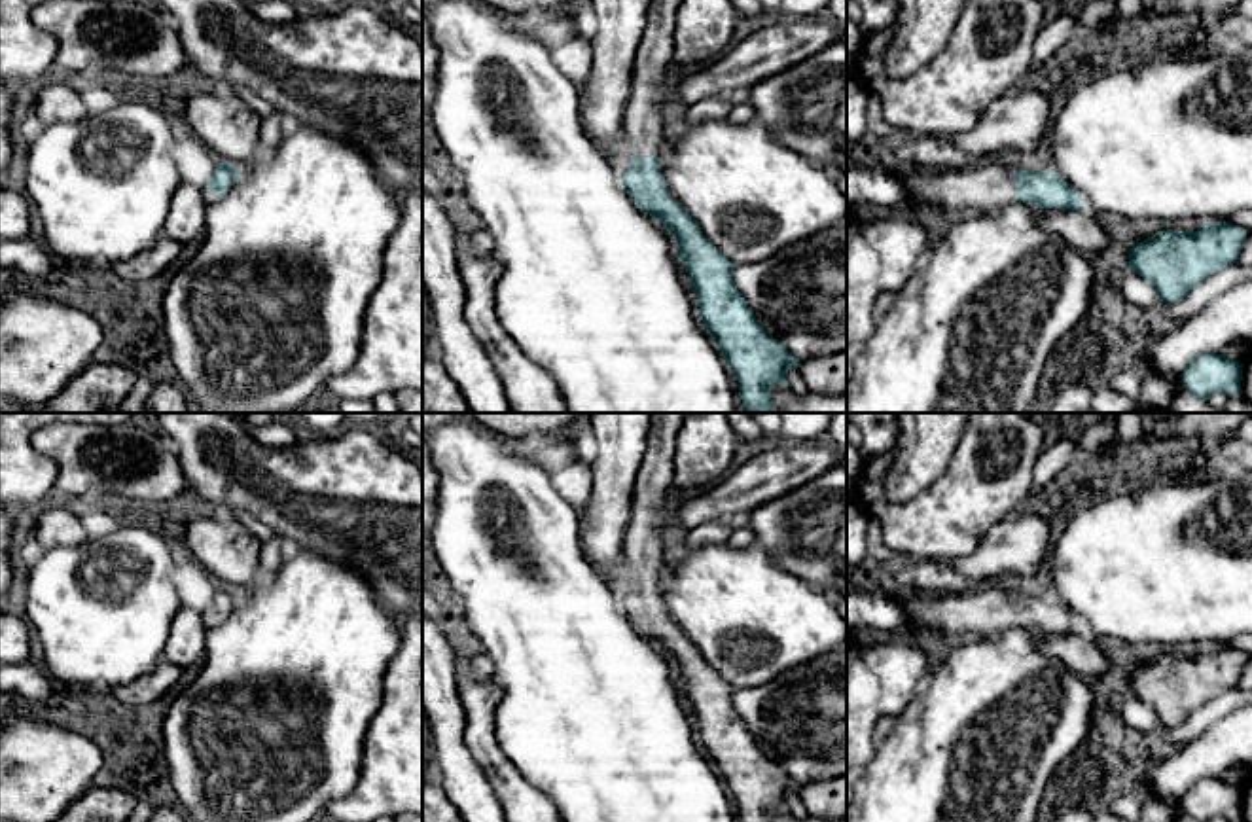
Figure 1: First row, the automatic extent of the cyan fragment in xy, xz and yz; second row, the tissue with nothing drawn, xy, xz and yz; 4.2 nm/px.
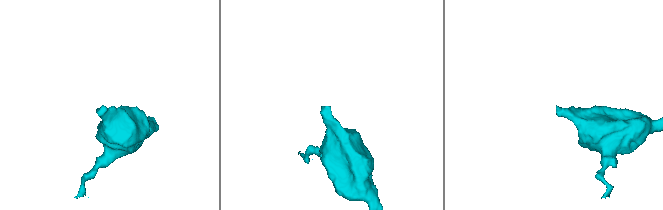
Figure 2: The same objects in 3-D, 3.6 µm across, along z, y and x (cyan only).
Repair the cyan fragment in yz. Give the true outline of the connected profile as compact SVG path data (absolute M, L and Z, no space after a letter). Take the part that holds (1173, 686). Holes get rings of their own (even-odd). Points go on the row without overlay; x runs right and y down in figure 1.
M1229 646L1203 648L1197 655L1163 653L1129 672L1129 691L1172 729L1210 699L1237 688L1246 655Z

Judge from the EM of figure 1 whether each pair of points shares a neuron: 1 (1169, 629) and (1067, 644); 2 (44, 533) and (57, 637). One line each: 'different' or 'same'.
1: different
2: different

